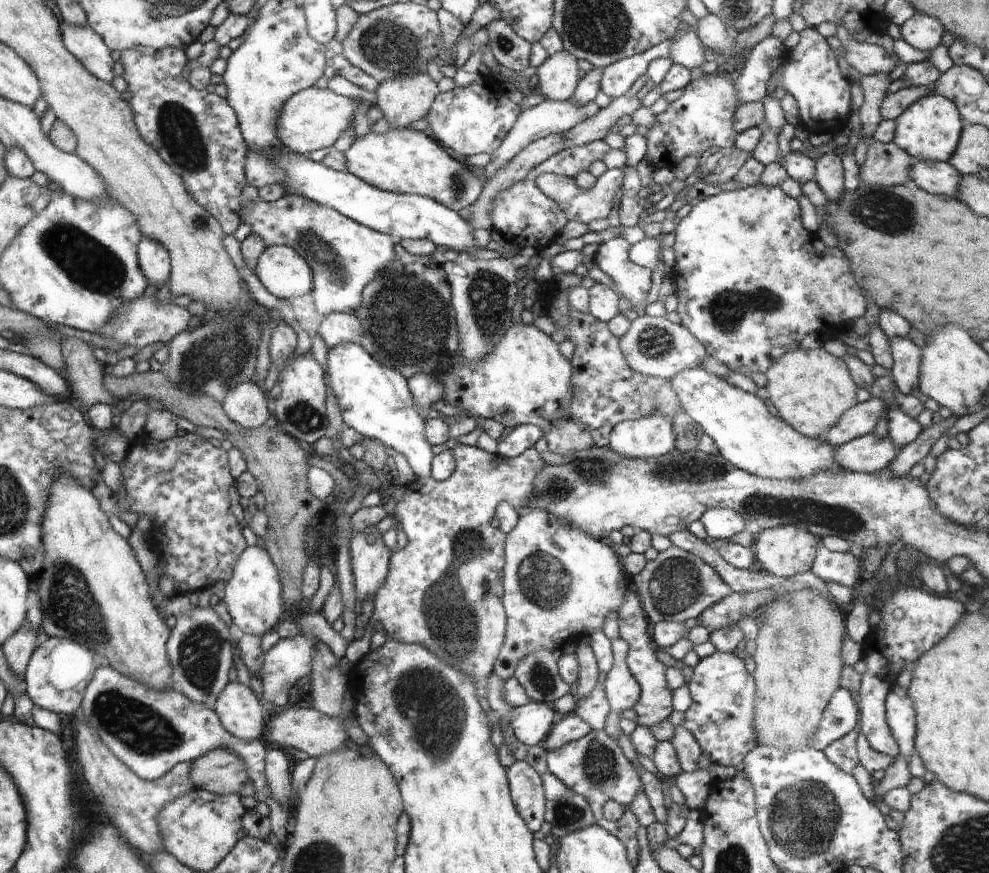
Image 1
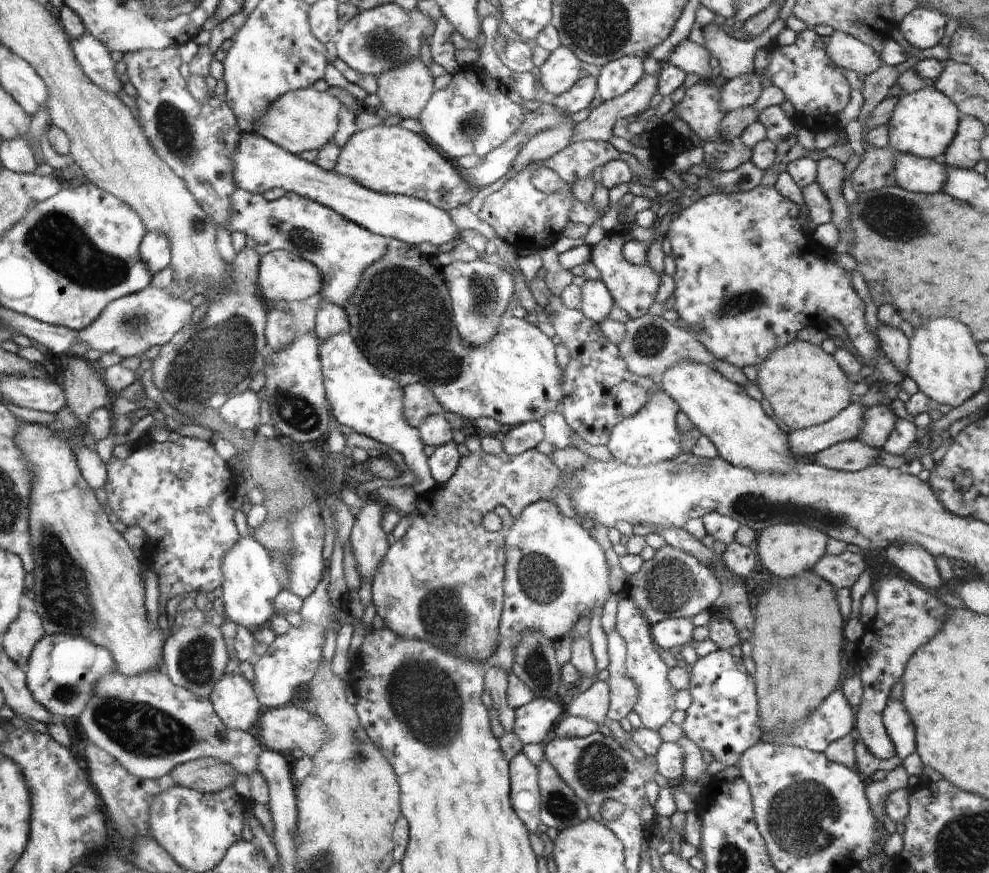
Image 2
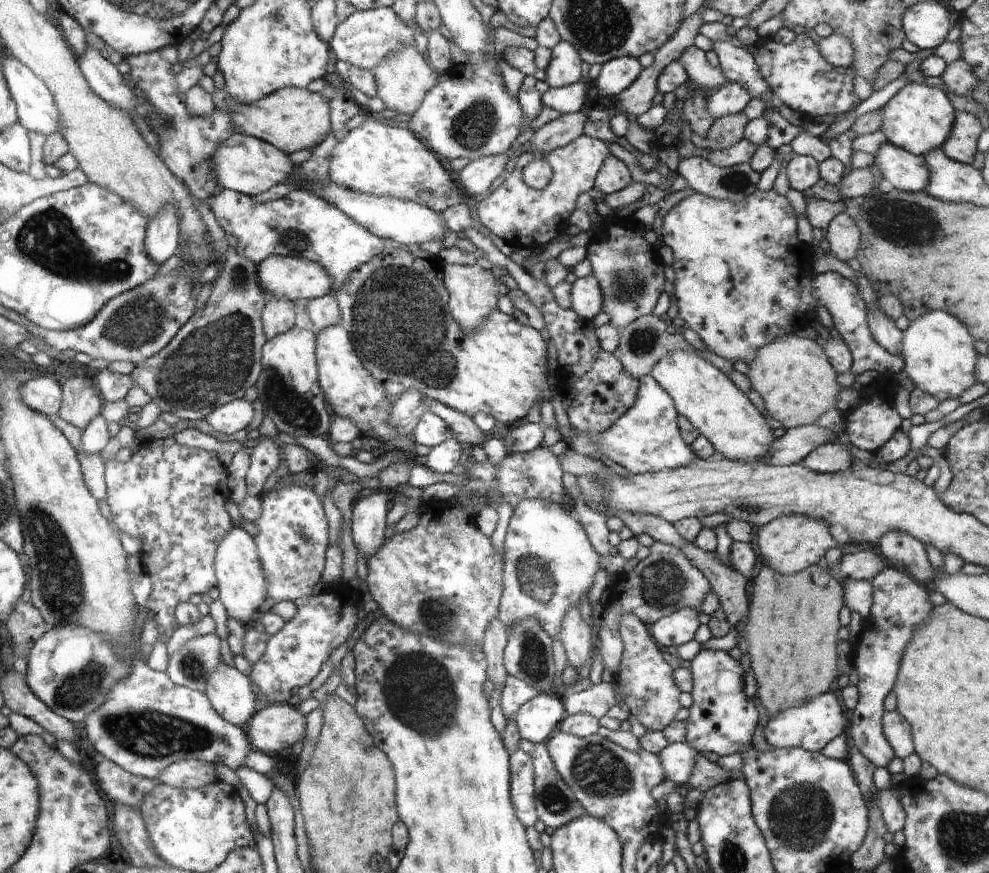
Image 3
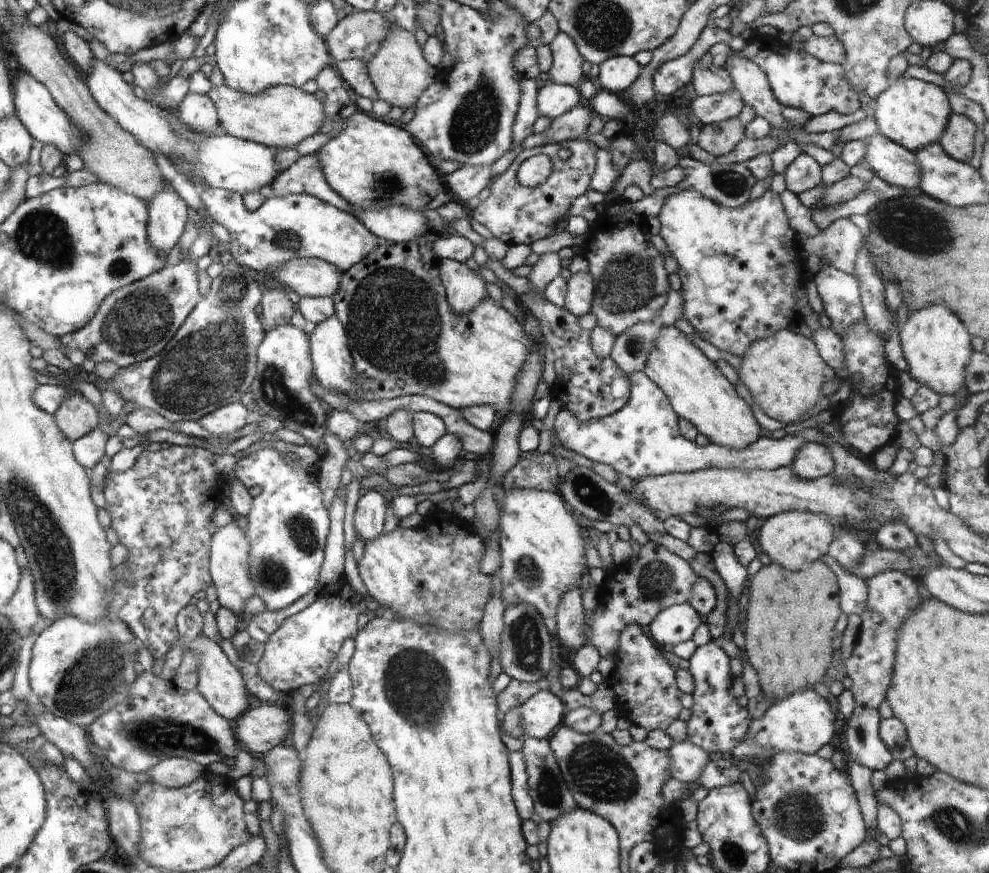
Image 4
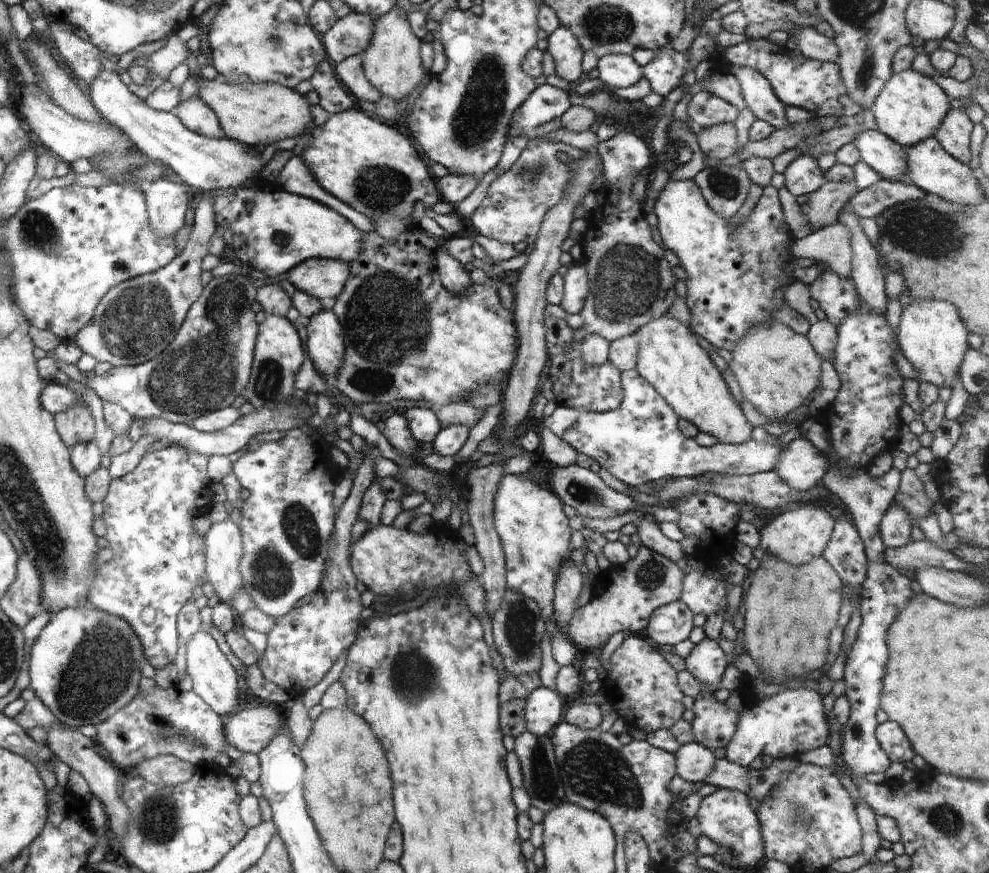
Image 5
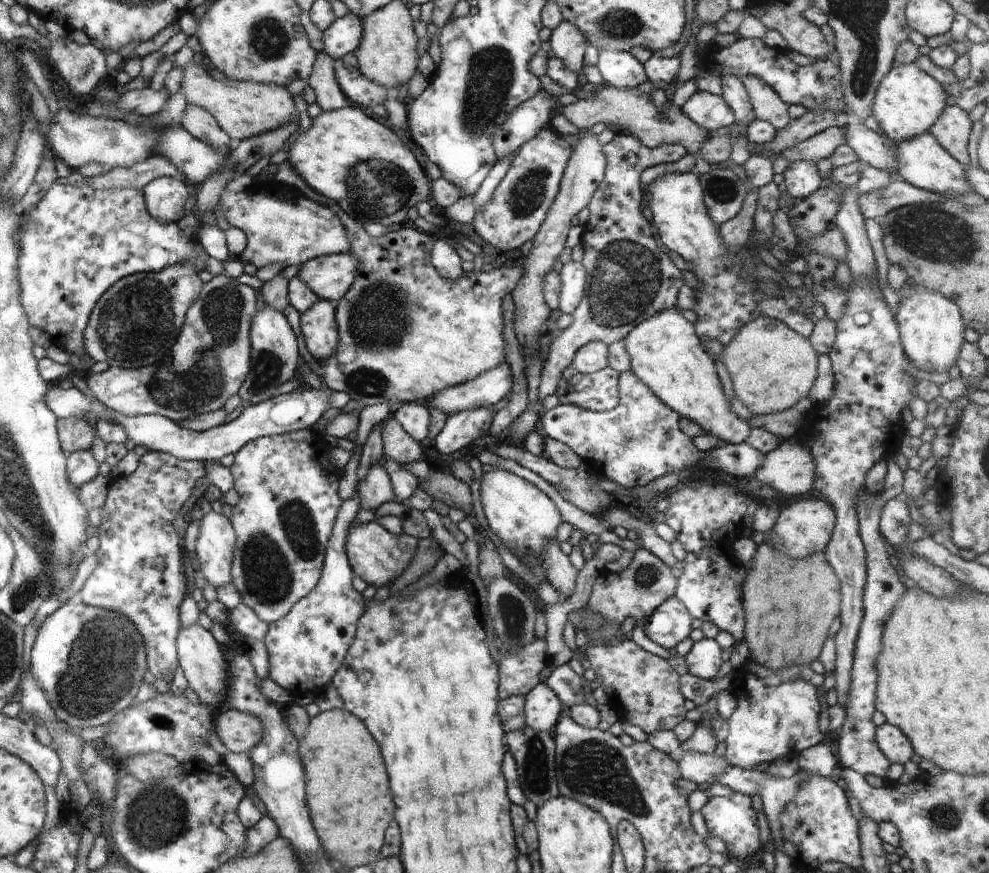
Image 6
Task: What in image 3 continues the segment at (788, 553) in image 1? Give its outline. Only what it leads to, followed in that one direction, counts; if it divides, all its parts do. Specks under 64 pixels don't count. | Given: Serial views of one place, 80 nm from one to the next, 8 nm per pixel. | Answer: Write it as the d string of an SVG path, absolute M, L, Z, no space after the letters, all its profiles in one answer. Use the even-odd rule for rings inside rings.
M790 515L771 520L759 528L758 548L764 556L764 564L783 575L797 573L824 560L824 554L837 542L824 523L802 515Z

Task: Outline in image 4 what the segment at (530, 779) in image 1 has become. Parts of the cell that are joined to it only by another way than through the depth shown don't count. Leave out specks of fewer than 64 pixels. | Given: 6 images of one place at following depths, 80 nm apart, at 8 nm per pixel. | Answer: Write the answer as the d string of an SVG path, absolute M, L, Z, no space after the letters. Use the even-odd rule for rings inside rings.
M510 752L511 796L521 820L531 820L535 807L528 790L528 774L522 752Z

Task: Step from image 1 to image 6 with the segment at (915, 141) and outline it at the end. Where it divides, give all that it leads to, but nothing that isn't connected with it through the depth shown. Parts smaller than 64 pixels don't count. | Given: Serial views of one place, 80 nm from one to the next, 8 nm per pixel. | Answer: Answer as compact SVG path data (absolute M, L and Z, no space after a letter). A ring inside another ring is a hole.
M914 63L893 66L880 82L873 99L873 116L895 144L930 131L950 103L944 88Z

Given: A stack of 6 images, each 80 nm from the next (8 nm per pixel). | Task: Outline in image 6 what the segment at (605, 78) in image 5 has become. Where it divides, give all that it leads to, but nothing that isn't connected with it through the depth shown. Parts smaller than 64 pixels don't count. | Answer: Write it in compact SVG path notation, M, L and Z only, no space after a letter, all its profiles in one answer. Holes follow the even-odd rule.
M600 49L598 67L604 84L616 89L636 89L647 80L643 65L626 52Z

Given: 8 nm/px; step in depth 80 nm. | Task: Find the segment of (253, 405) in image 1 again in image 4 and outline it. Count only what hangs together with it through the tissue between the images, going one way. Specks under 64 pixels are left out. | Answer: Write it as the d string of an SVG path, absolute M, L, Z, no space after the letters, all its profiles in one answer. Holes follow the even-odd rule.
M228 404L200 418L198 424L213 436L226 436L236 430L241 430L250 420L249 411L244 404Z

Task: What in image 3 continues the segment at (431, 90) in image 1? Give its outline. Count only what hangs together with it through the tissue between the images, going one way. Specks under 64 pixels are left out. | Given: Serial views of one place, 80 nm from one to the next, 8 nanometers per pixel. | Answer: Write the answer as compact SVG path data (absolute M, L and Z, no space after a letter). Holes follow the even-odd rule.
M416 46L392 53L387 59L380 61L371 72L377 79L377 96L384 102L386 109L394 110L398 114L413 115L438 78L438 72L430 68L428 61L422 57Z

